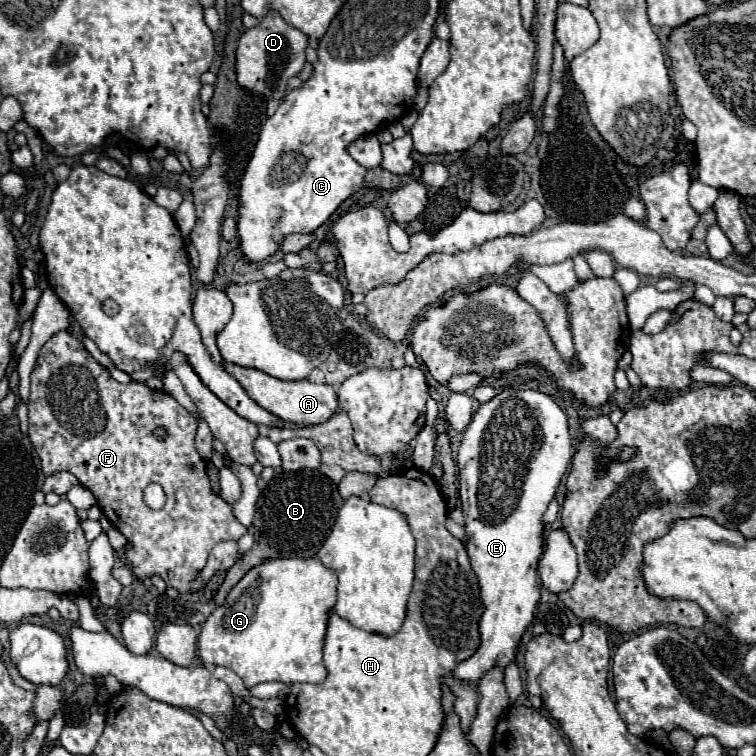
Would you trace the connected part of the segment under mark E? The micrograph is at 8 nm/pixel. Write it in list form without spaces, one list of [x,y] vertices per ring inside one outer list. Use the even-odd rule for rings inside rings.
[[[501,391],[491,401],[479,405],[473,415],[471,425],[463,433],[459,447],[457,467],[459,467],[459,499],[465,515],[467,531],[467,553],[473,571],[479,579],[481,599],[485,603],[485,613],[479,621],[481,645],[473,657],[459,663],[453,675],[457,679],[477,683],[481,675],[493,665],[505,667],[515,659],[517,643],[533,619],[535,605],[539,601],[537,587],[537,561],[543,553],[543,525],[541,515],[553,501],[555,491],[571,463],[573,443],[569,435],[569,425],[565,413],[553,399],[541,391]]]

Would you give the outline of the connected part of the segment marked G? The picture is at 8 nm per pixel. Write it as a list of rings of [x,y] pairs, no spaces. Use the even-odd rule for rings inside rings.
[[[277,557],[249,569],[243,579],[229,591],[225,603],[217,607],[205,621],[197,639],[197,651],[203,663],[233,669],[247,689],[263,681],[281,683],[321,683],[327,677],[323,665],[323,645],[329,615],[337,601],[337,577],[317,557]]]

